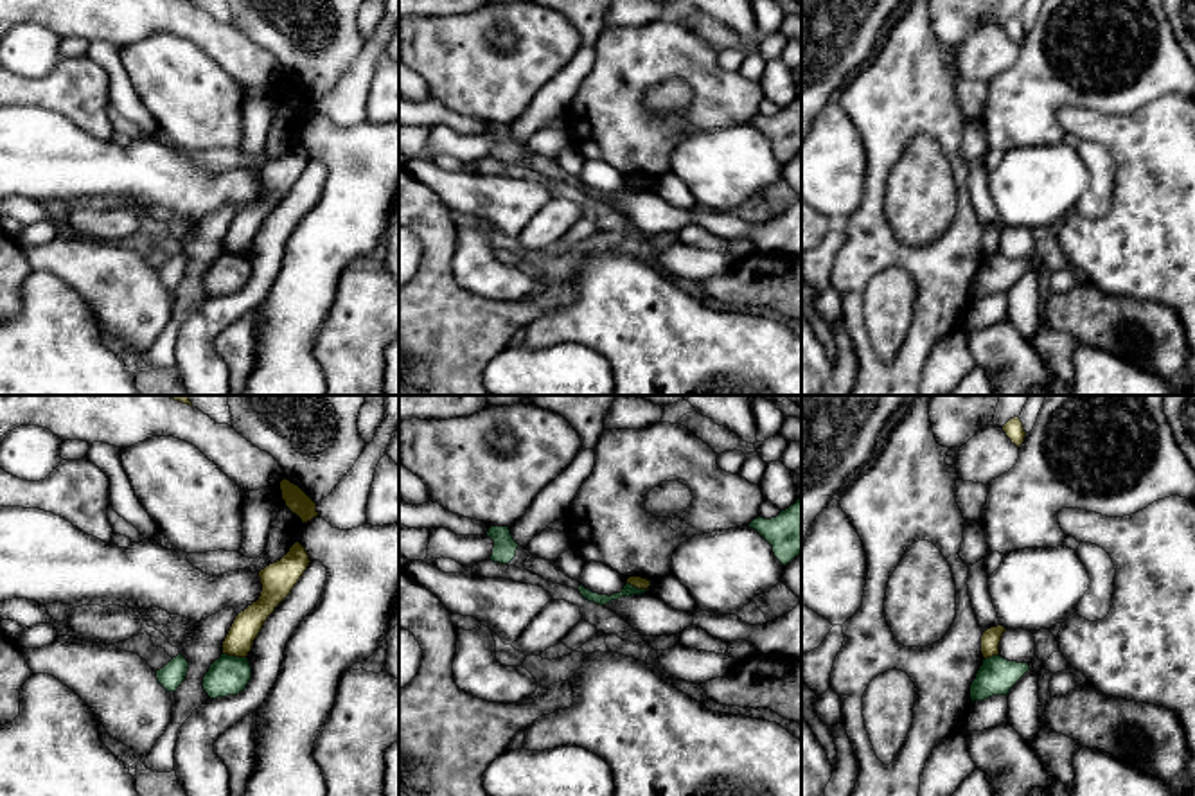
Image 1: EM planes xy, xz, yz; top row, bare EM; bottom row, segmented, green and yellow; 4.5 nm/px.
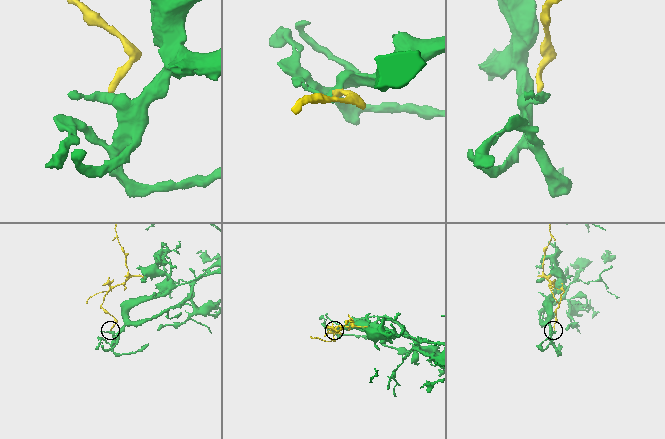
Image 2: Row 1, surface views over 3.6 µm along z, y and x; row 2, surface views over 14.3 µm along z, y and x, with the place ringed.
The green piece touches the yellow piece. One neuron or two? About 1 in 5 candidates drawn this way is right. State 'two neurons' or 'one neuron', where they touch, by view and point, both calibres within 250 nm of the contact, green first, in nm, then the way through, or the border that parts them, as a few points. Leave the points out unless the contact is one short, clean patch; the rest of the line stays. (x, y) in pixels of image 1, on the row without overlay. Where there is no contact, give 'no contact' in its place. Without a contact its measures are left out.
two neurons; meets green in xy at (234, 254); 180 nm thick on the green side, 120 nm on the other; border along xy (223, 250), (245, 256)

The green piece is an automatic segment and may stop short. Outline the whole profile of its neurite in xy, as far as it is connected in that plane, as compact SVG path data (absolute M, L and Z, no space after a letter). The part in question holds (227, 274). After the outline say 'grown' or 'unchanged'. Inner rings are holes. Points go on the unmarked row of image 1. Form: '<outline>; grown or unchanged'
M221 252L203 275L203 287L210 296L237 293L252 277L248 255Z; unchanged

